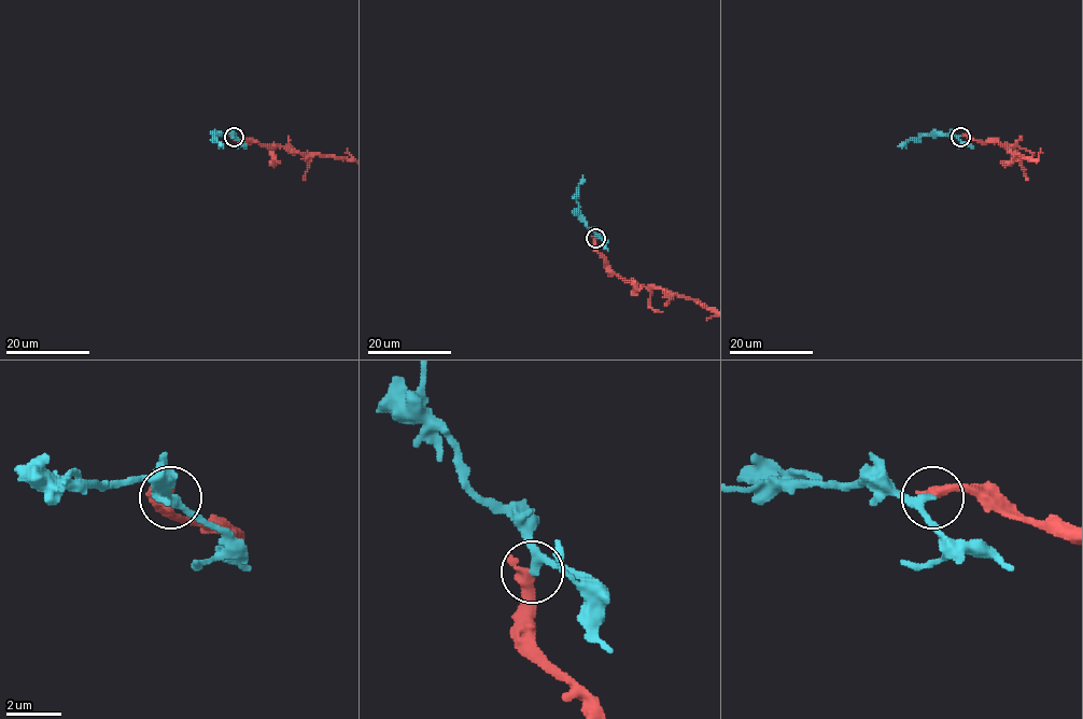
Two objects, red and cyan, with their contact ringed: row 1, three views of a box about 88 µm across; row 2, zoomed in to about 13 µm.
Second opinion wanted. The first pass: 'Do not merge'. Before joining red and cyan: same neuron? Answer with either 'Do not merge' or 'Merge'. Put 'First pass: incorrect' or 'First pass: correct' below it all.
Do not merge
First pass: correct

